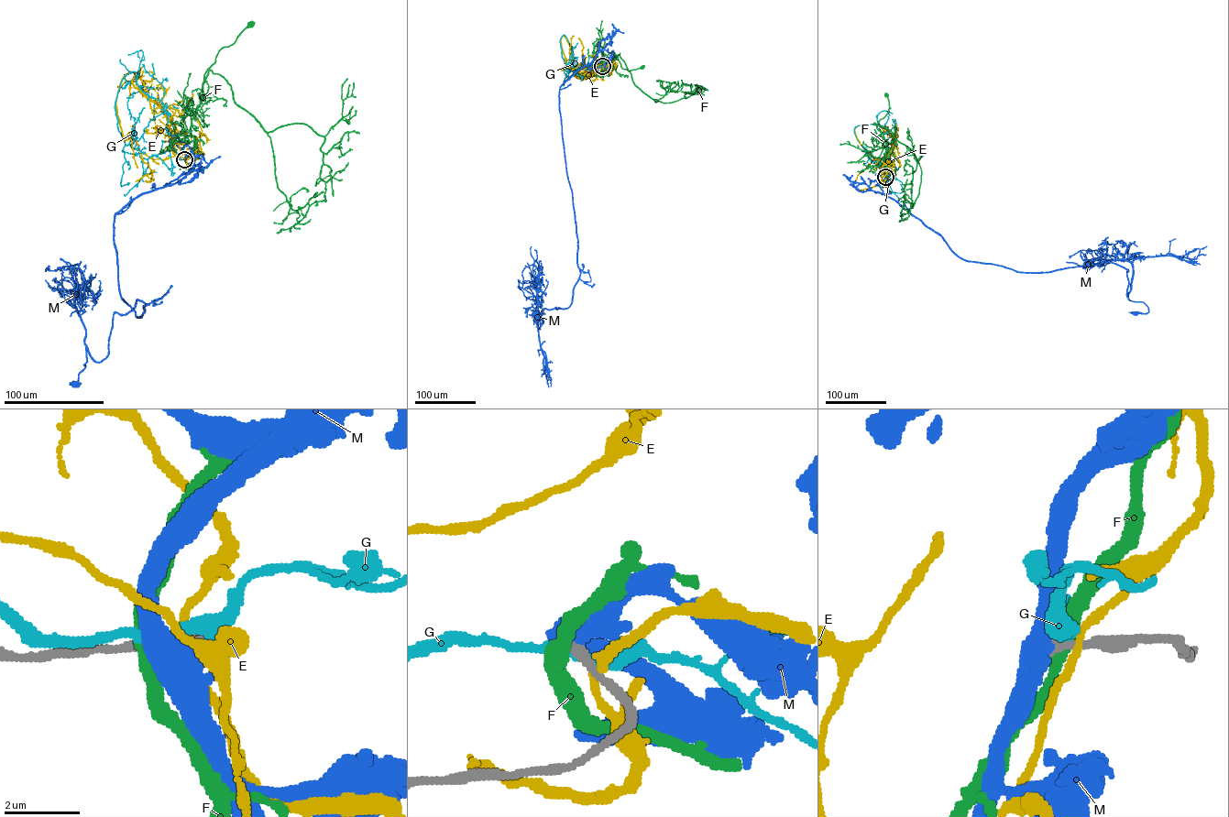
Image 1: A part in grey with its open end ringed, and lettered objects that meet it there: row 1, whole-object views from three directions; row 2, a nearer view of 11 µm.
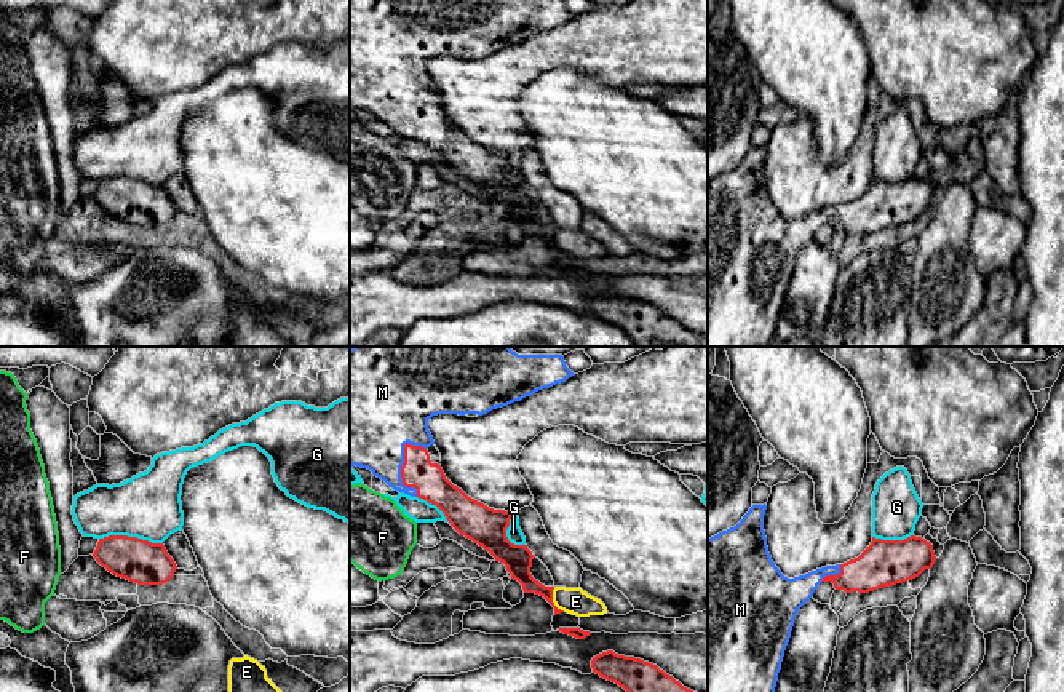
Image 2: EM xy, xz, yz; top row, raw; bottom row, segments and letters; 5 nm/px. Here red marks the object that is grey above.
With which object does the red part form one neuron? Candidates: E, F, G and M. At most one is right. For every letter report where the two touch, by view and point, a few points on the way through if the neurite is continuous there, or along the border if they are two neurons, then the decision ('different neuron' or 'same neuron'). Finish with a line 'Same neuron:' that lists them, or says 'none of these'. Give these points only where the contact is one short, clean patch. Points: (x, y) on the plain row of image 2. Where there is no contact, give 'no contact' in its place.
E: xz (551, 243) | along xz (553, 229), (553, 245), (564, 253) | different neuron
F: no contact | different neuron
G: xy (131, 179) | different neuron
M: xz (401, 114) | same neuron
Same neuron: M

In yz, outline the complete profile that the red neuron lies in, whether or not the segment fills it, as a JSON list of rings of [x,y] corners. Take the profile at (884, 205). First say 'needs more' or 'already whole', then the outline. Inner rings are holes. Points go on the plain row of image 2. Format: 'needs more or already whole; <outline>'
needs more; [[[765,145],[752,147],[735,169],[708,181],[708,347],[770,347],[794,260],[821,224],[832,224],[836,232],[845,235],[869,235],[912,222],[925,211],[931,211],[936,203],[933,187],[922,179],[911,177],[904,182],[872,179],[871,187],[855,201],[788,221],[768,195],[764,173],[765,152]]]

